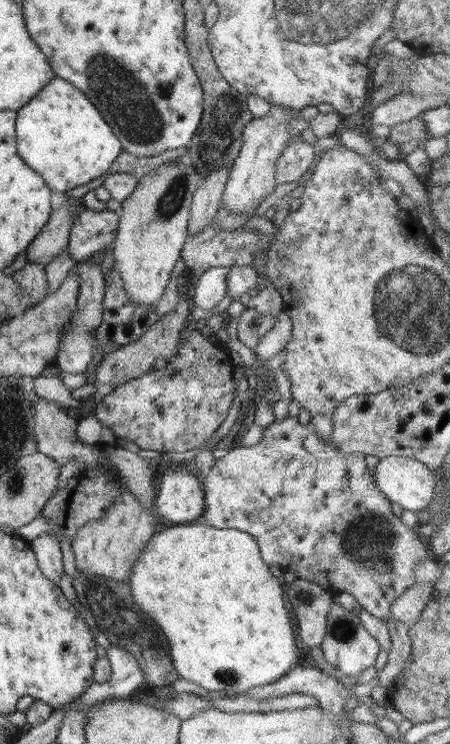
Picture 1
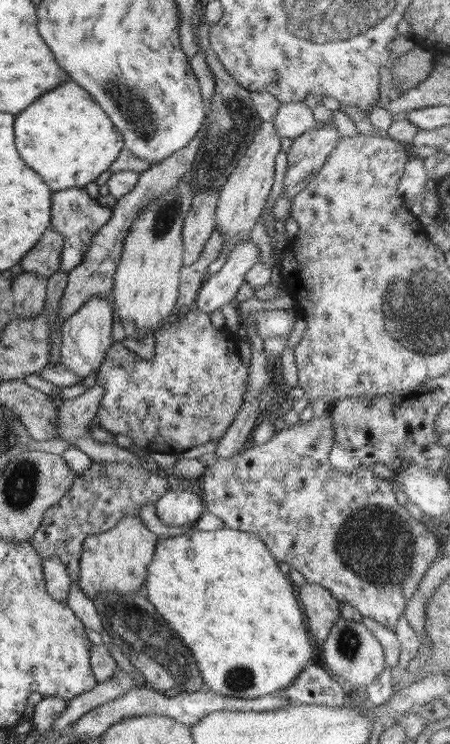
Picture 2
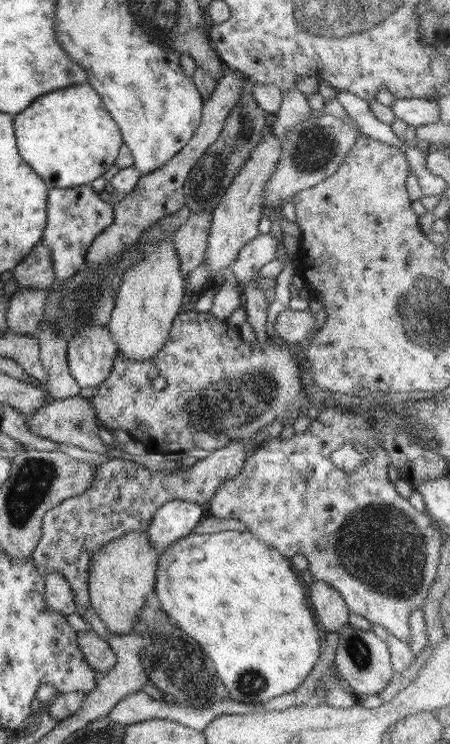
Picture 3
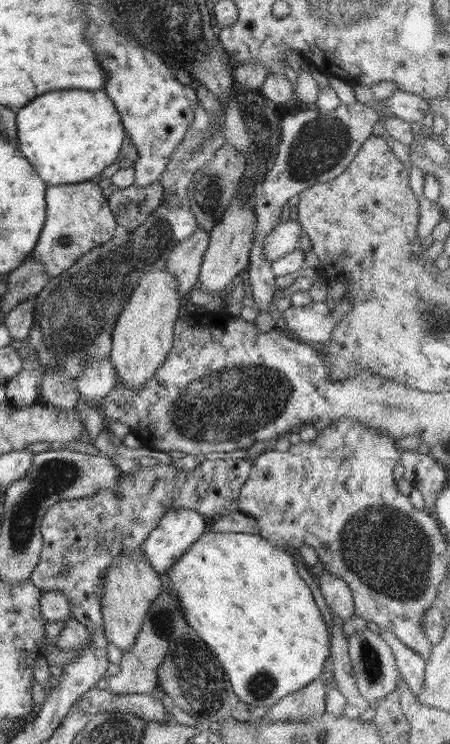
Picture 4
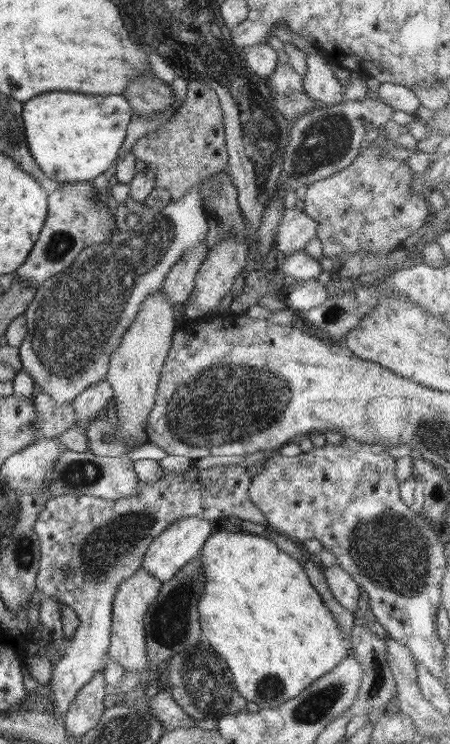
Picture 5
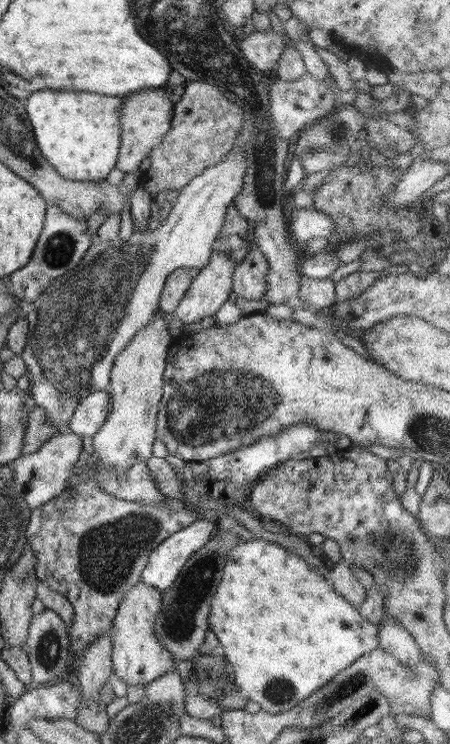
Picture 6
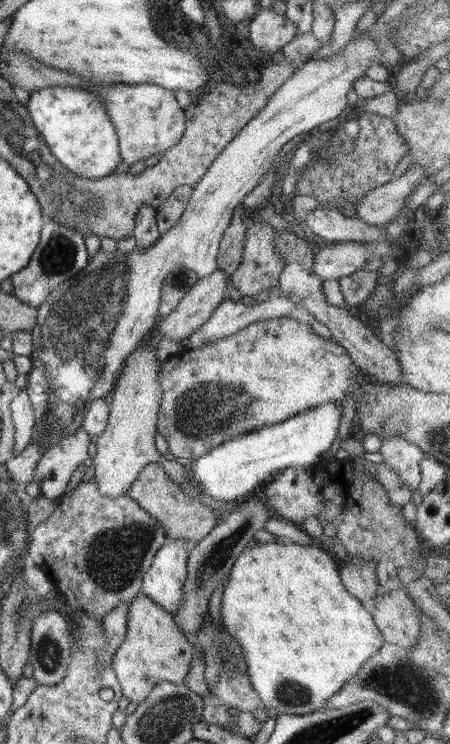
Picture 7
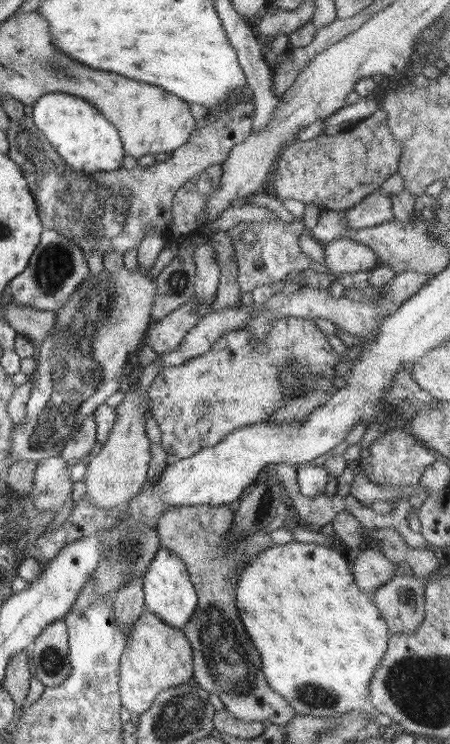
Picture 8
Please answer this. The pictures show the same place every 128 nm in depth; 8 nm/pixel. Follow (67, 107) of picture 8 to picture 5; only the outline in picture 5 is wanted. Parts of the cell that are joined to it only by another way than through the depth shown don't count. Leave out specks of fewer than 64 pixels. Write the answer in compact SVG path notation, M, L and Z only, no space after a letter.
M53 91L34 96L24 103L24 128L30 154L44 170L44 174L52 180L64 183L91 182L108 170L118 158L118 151L126 137L126 127L133 116L132 107L122 95L92 95L76 92Z

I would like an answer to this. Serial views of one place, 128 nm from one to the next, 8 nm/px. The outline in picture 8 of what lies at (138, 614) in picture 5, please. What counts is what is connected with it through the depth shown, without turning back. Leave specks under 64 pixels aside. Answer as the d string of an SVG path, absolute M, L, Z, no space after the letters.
M145 609L133 625L132 635L122 653L119 668L119 694L122 706L140 716L168 688L187 684L193 676L193 650L180 630L168 627Z

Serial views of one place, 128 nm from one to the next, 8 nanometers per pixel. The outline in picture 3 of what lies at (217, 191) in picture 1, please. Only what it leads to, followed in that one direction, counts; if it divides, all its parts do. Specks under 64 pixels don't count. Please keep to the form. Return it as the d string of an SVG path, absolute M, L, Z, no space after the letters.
M191 213L184 226L173 234L174 248L180 259L183 276L205 262L211 221L211 214Z

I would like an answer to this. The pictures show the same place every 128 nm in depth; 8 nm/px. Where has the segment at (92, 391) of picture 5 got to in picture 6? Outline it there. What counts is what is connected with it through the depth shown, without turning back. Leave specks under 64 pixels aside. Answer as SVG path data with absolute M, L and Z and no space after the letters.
M109 390L94 391L74 409L68 430L78 436L94 436L108 416Z

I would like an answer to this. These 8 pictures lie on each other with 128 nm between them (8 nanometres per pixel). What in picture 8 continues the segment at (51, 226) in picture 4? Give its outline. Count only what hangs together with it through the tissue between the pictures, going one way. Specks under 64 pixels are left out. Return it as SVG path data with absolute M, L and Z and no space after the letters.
M44 229L40 244L30 264L10 281L12 300L23 307L56 312L90 274L83 250L69 238L54 230Z

